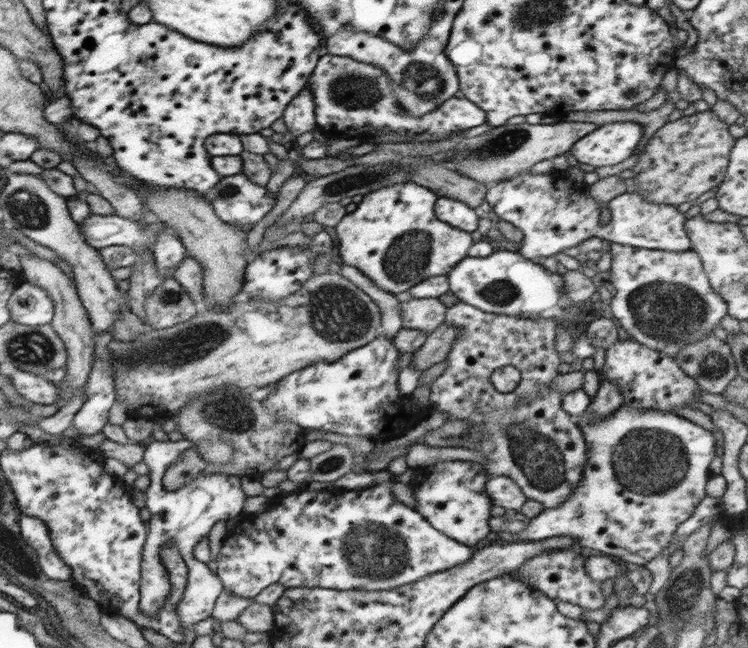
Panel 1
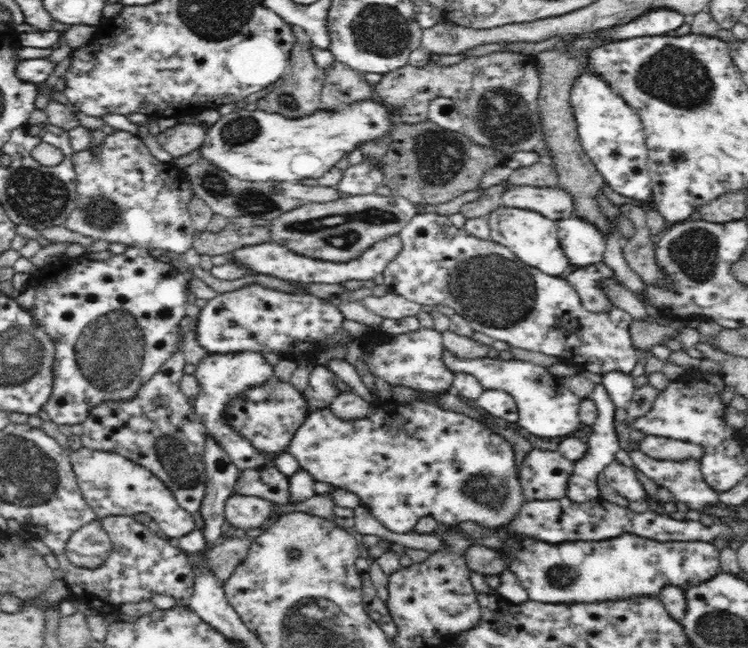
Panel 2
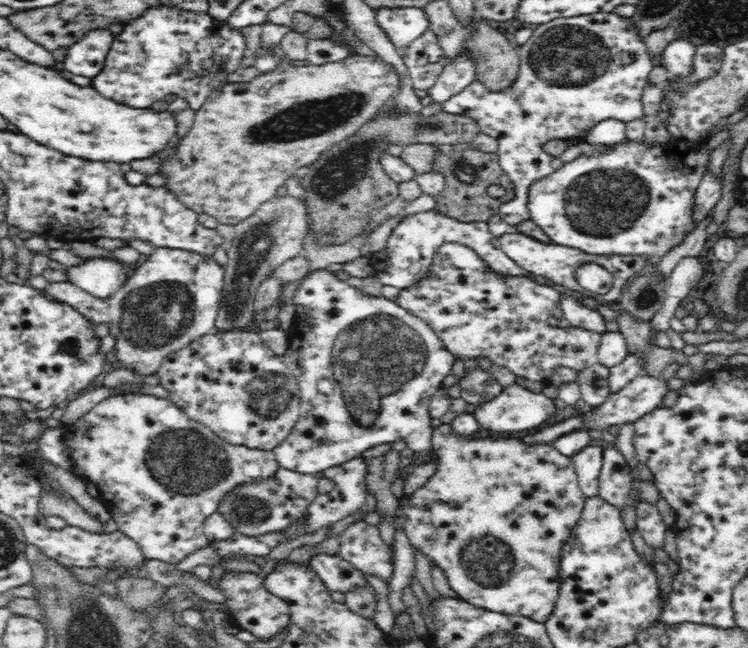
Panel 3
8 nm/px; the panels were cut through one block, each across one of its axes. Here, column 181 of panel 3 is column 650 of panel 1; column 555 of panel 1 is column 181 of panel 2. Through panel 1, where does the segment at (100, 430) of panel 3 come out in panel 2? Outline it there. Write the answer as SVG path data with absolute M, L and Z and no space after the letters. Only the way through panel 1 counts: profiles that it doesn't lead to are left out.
M85 446L69 452L70 462L78 486L98 518L106 516L133 516L146 512L155 520L168 538L186 536L196 528L192 513L184 510L174 498L170 489L144 466L136 465L118 453L102 452Z

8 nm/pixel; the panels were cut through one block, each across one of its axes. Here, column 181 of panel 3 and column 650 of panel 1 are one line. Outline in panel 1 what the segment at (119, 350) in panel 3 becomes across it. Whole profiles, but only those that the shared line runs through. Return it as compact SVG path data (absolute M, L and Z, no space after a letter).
M612 243L608 252L612 256L611 267L608 270L610 281L616 288L616 294L610 301L613 318L618 319L619 326L626 330L630 338L652 350L658 350L662 356L675 358L688 344L713 334L712 330L728 315L726 301L710 286L708 275L702 267L702 259L692 249L670 252Z

